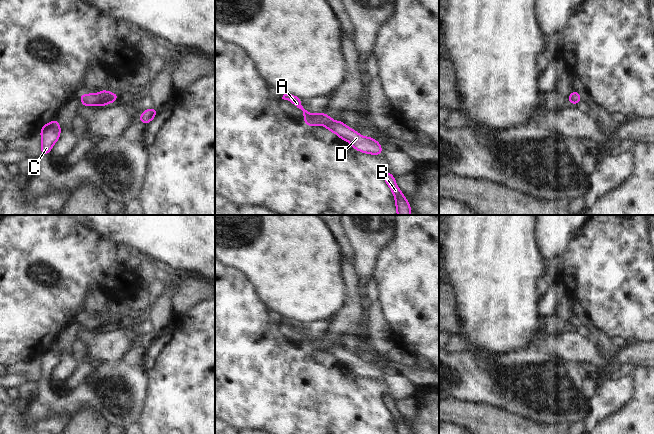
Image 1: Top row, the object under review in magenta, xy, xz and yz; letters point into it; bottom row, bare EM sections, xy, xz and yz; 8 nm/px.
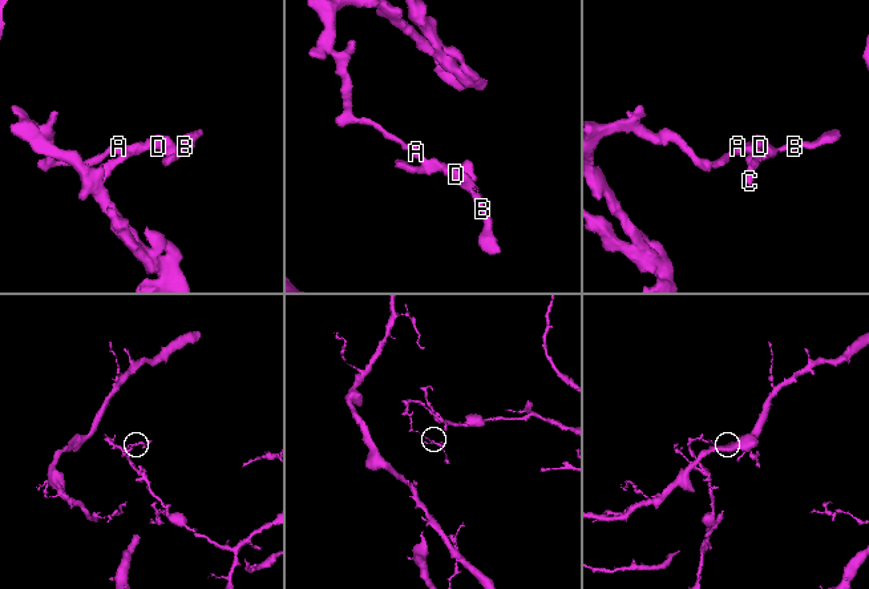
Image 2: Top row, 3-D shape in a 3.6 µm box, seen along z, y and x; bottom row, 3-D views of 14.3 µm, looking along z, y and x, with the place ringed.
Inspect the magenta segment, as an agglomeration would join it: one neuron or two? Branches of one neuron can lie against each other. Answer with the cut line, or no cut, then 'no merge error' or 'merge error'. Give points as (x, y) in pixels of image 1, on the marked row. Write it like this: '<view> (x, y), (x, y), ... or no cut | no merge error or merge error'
xy (109, 93), (97, 105) | merge error

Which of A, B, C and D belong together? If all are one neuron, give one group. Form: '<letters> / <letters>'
A / B C D

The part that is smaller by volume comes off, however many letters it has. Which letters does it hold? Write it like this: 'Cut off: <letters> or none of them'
Cut off: B, C, D

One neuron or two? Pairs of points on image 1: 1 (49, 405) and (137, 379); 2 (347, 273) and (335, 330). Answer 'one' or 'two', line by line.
1: one
2: one

